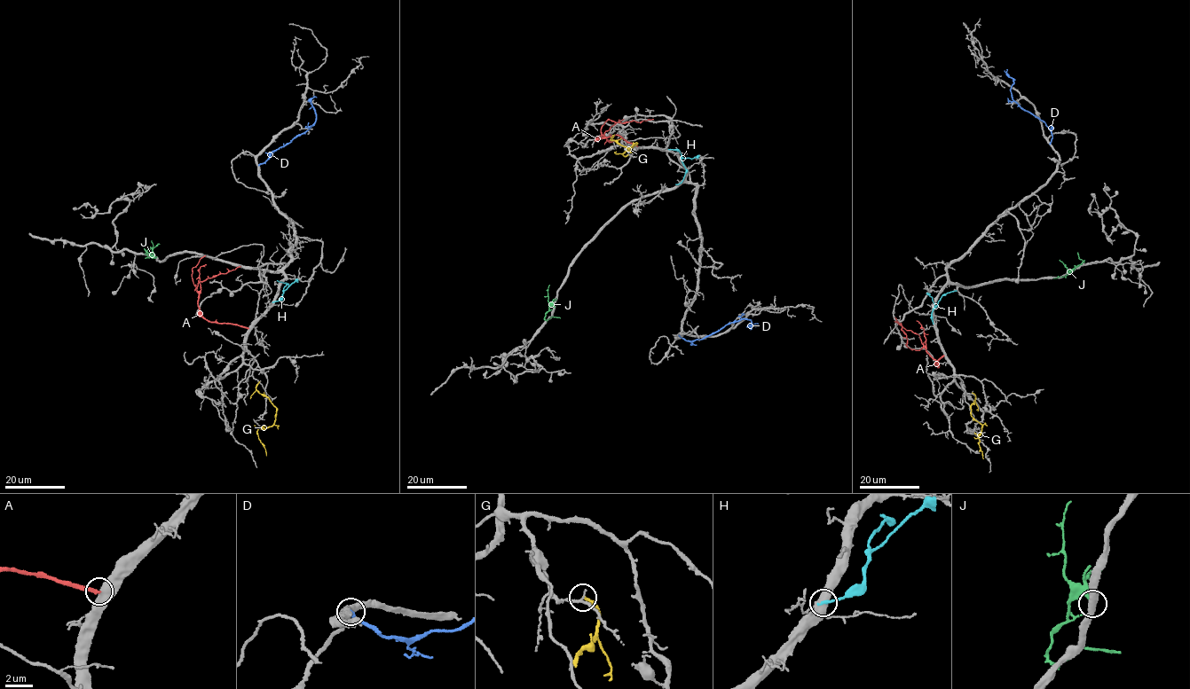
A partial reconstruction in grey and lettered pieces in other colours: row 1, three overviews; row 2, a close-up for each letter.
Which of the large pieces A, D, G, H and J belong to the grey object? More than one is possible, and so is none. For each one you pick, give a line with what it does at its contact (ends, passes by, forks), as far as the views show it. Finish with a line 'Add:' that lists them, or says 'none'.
Add: none

